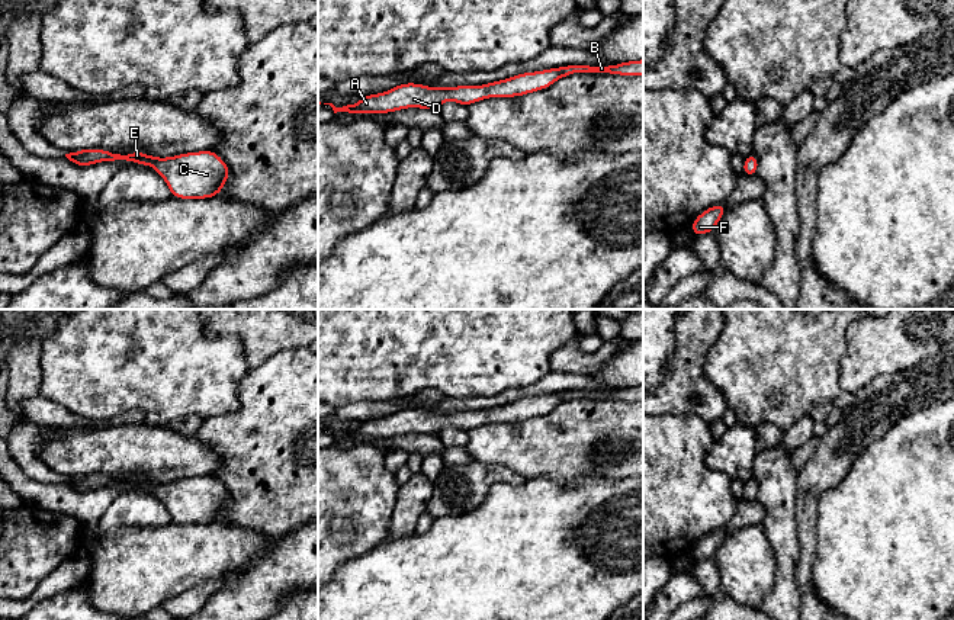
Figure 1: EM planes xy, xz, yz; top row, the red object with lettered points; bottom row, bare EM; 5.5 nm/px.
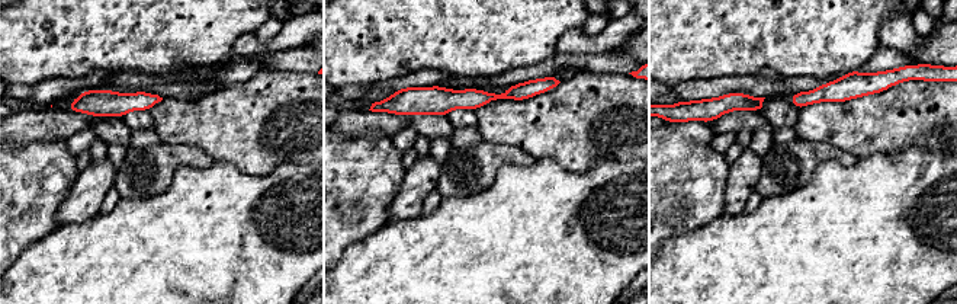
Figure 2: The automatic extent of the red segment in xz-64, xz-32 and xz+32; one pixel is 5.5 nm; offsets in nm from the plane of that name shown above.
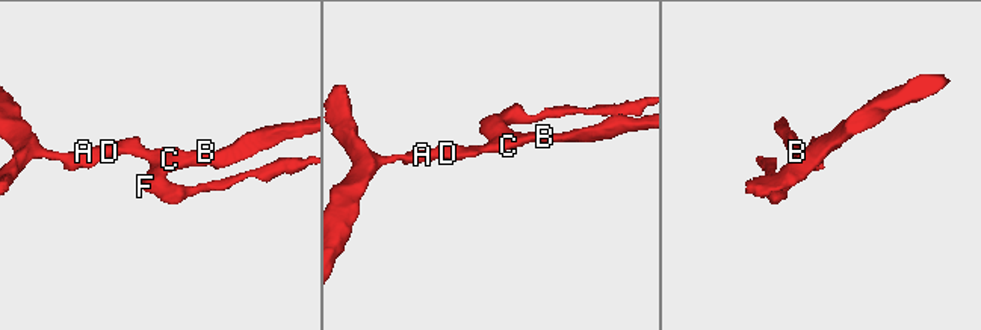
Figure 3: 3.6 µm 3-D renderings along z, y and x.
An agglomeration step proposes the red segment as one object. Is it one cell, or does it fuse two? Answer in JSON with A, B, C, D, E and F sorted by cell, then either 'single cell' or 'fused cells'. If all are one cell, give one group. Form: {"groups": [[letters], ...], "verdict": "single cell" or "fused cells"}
{"groups": [["A", "B", "C", "D", "E", "F"]], "verdict": "single cell"}

